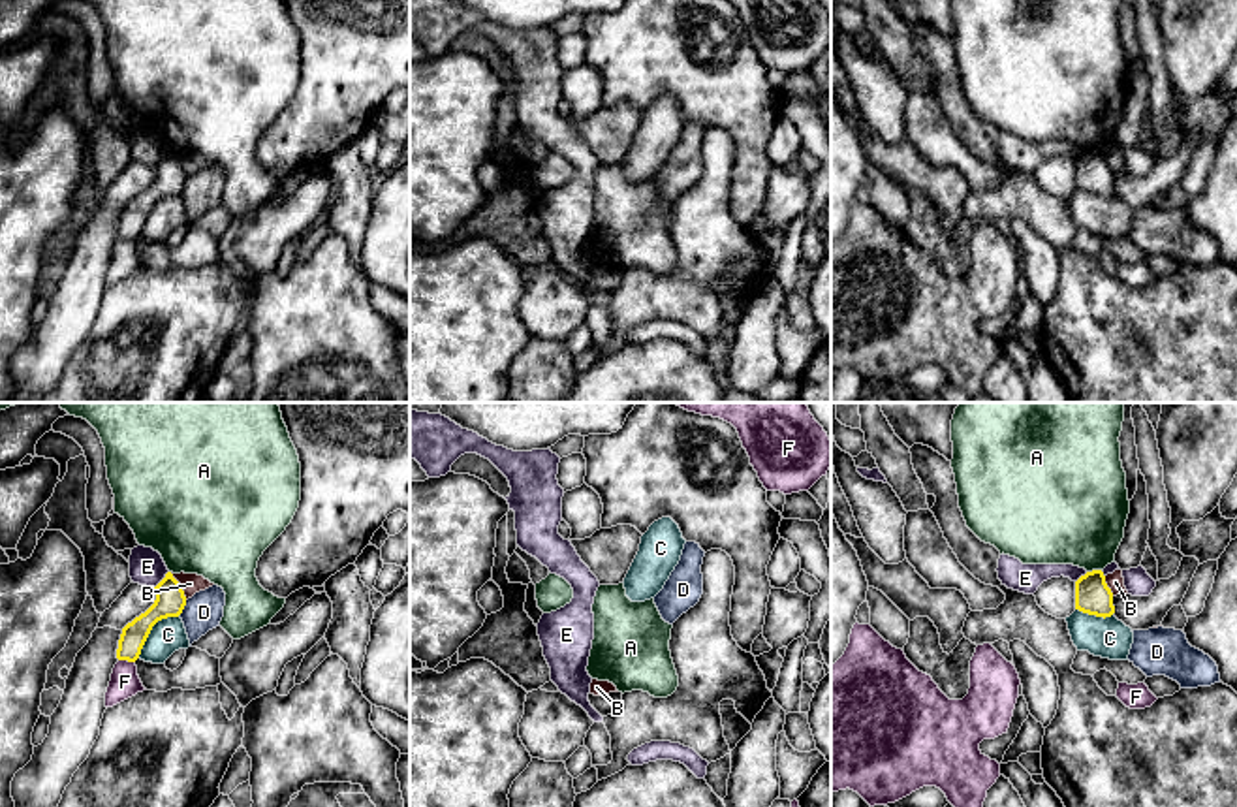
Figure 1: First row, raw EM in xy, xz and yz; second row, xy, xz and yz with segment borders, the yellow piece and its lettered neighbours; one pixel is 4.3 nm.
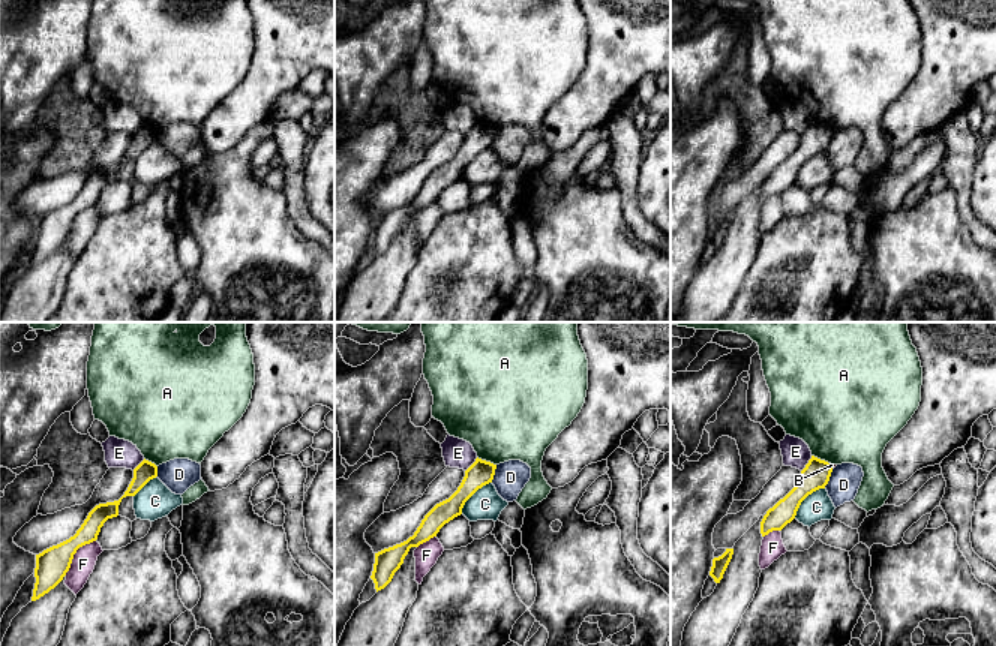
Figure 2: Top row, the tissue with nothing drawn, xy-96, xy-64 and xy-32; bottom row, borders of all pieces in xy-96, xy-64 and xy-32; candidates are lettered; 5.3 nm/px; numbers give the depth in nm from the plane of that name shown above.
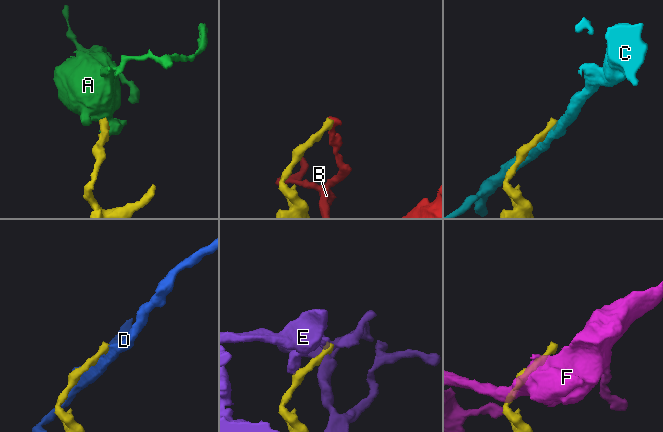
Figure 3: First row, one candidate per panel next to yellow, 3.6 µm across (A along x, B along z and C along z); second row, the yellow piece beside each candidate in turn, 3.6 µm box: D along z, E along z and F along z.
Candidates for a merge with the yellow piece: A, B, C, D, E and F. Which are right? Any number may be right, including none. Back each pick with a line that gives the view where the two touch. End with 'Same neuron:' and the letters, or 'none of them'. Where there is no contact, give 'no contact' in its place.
Same neuron: none of them

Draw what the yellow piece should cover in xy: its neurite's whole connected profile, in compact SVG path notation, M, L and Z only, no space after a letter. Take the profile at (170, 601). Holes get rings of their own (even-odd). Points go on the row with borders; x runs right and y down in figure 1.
M167 572L154 589L154 604L122 628L117 649L118 660L135 662L152 626L162 619L179 617L182 613L186 596L180 583L173 578L171 572Z

